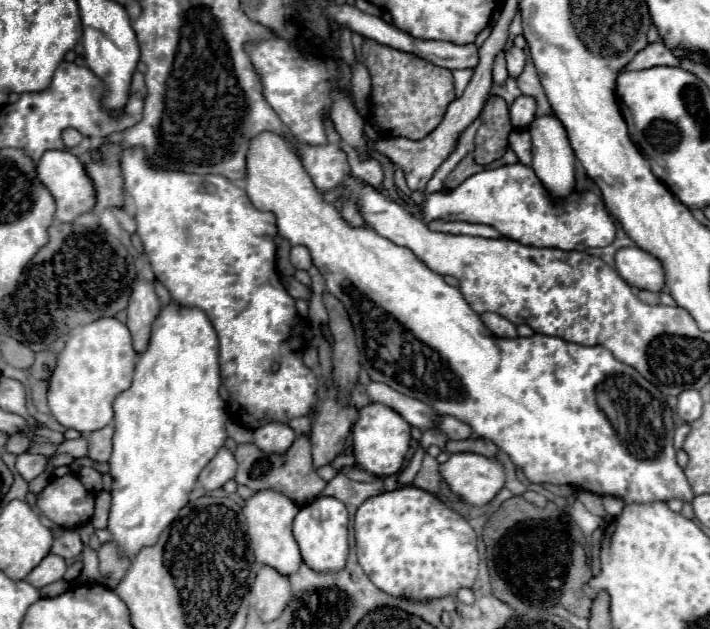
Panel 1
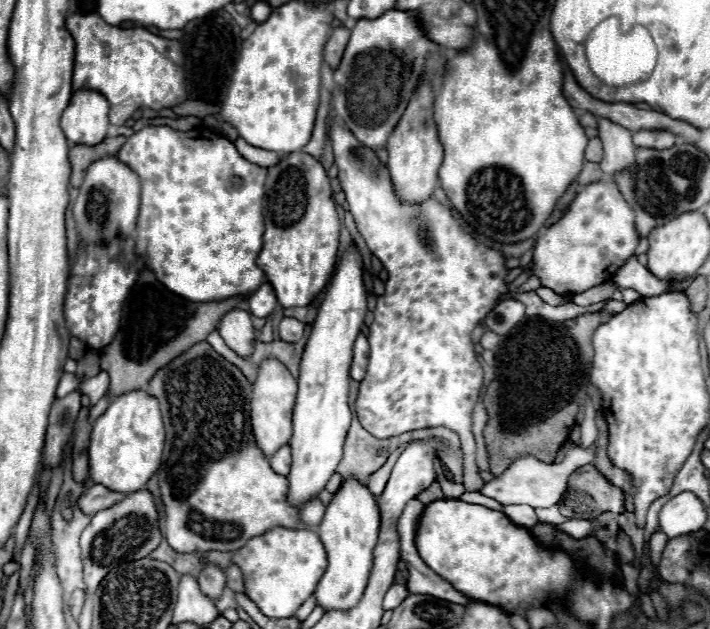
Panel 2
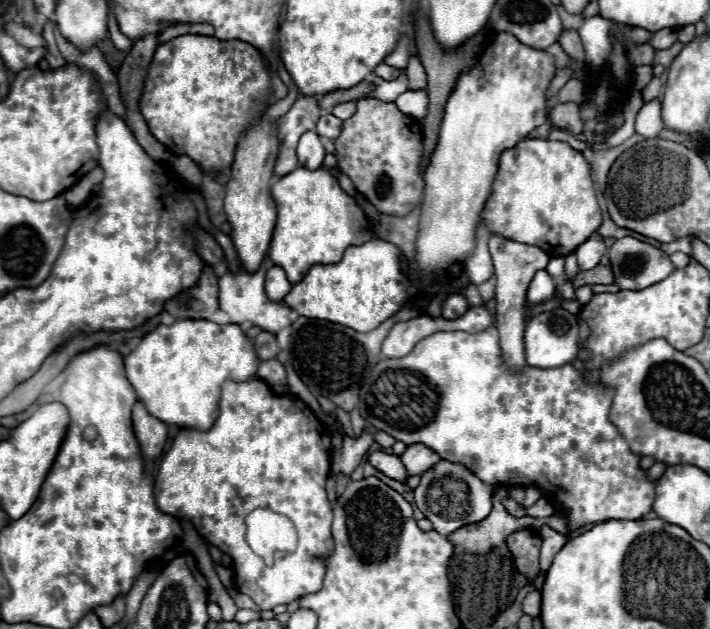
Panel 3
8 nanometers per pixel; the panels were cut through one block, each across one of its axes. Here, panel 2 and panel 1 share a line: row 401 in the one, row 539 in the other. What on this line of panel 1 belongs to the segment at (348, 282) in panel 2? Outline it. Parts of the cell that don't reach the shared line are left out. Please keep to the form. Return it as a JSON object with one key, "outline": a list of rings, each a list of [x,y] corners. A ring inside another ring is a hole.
{"outline":[[[318,496],[314,502],[300,508],[294,518],[294,538],[300,546],[304,562],[312,570],[342,570],[348,558],[348,510],[332,496]]]}

